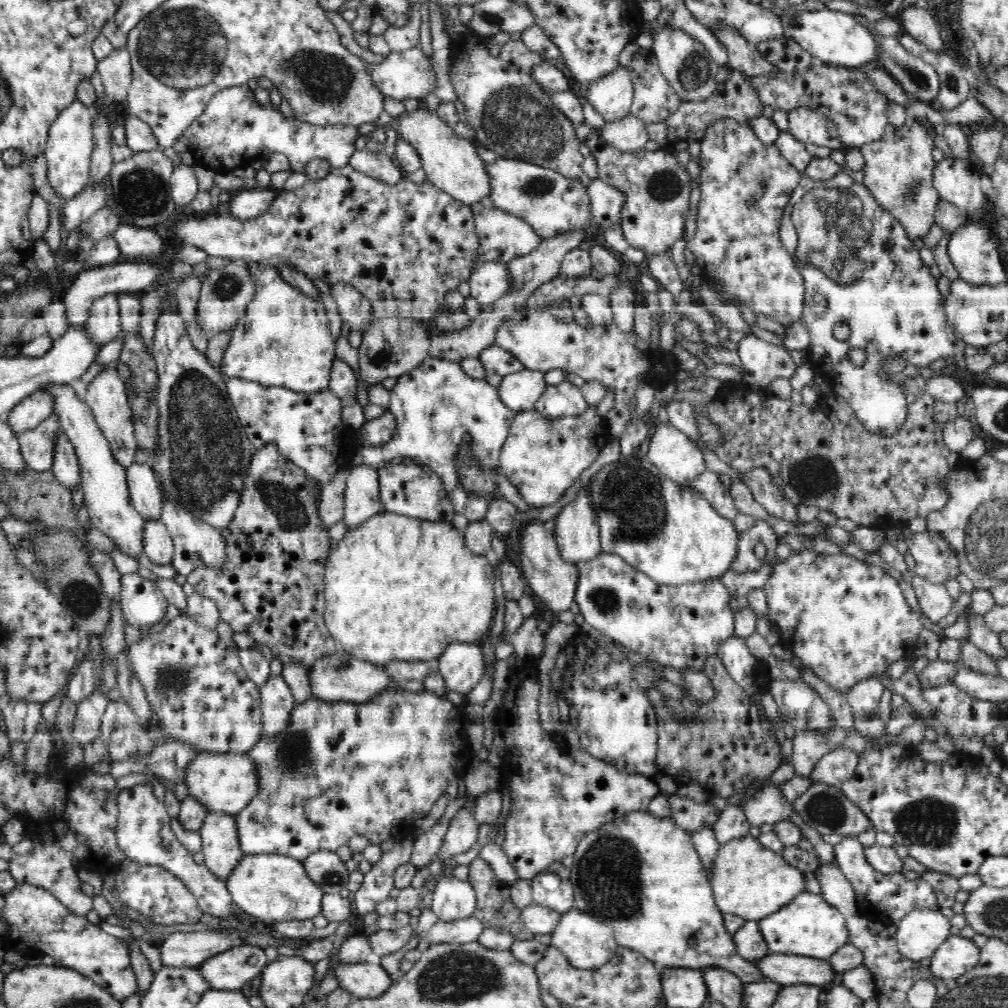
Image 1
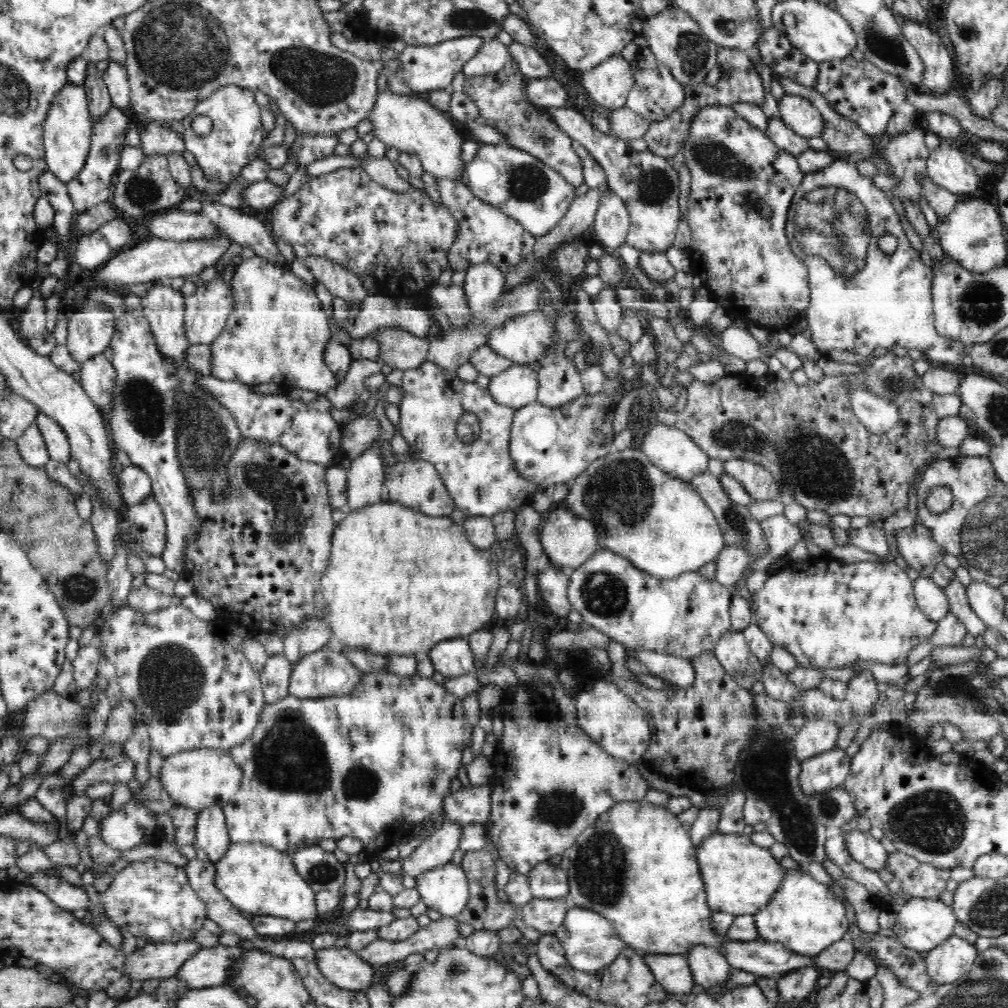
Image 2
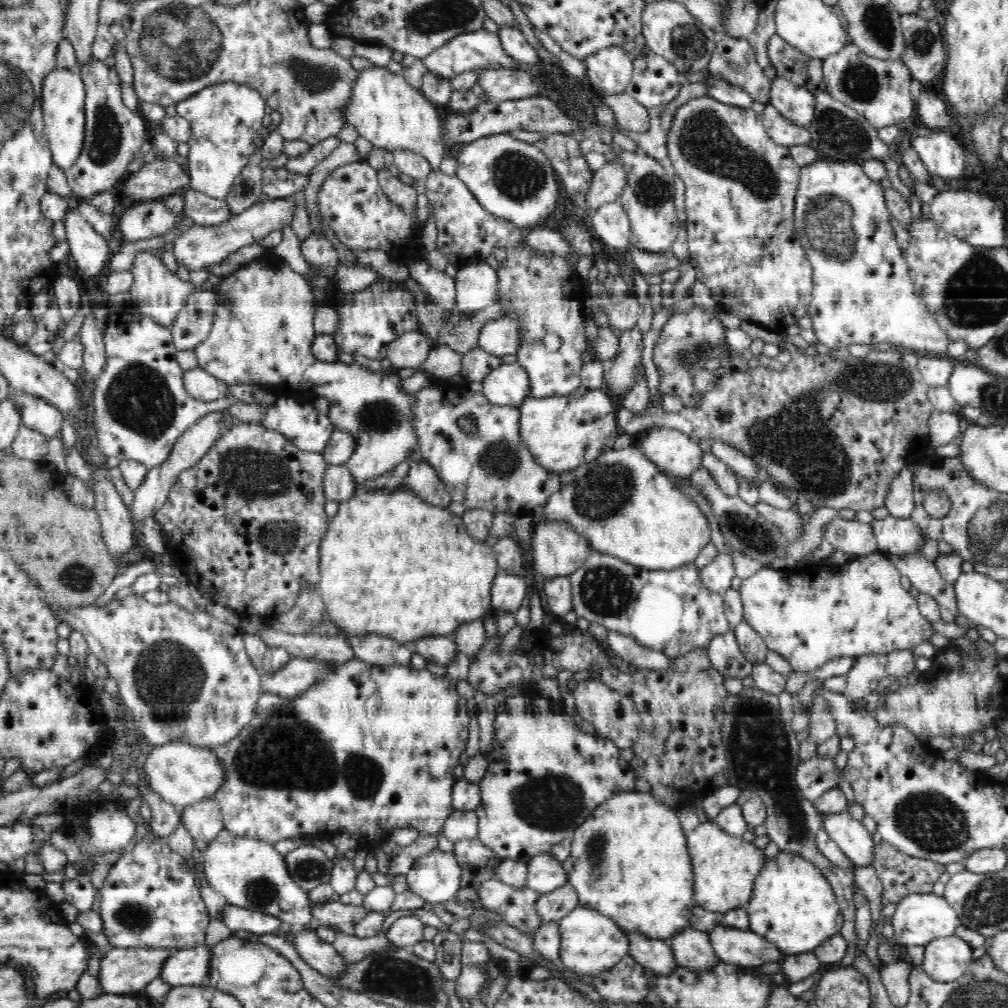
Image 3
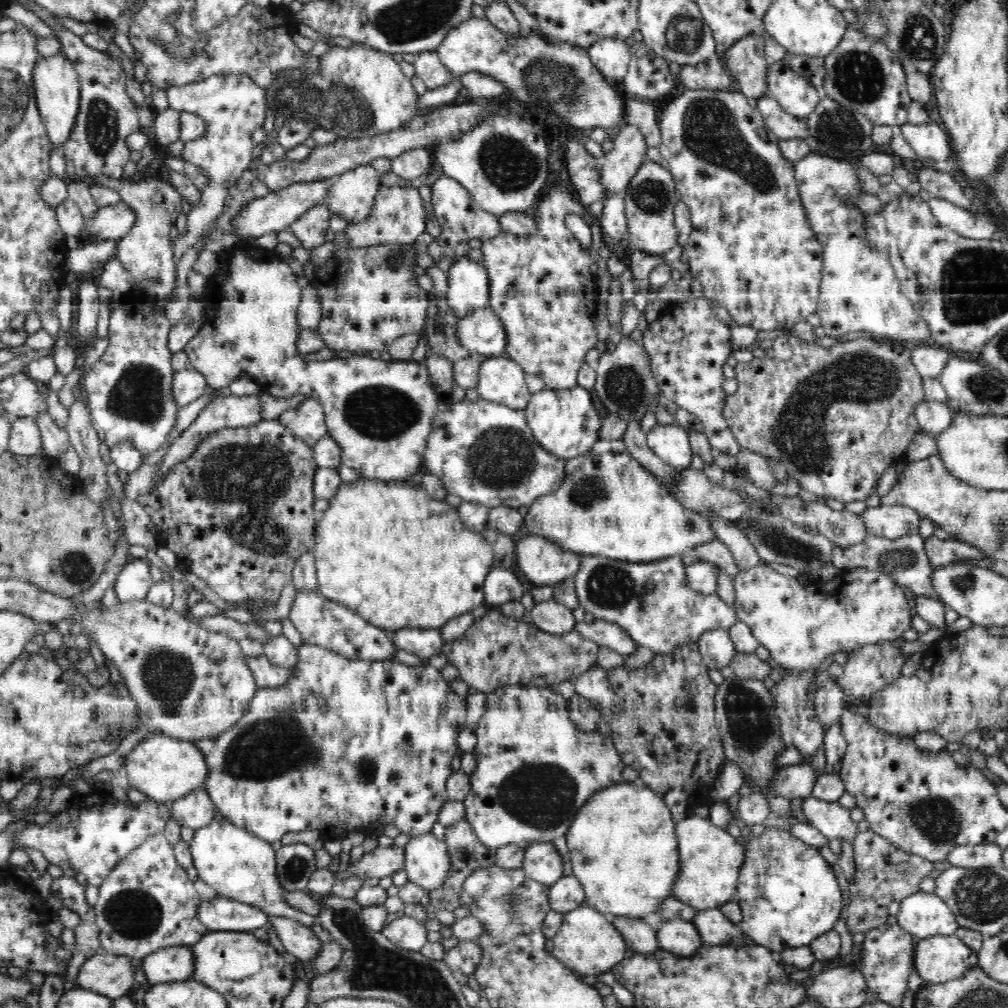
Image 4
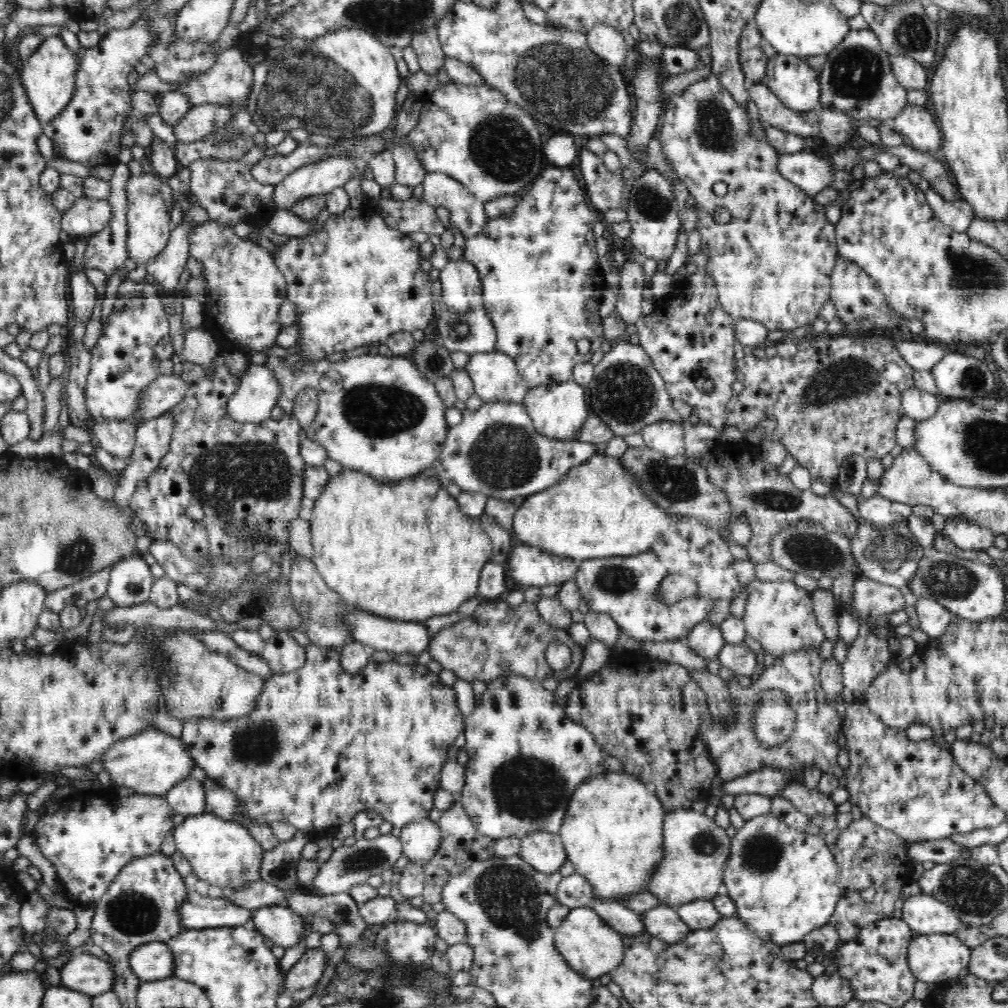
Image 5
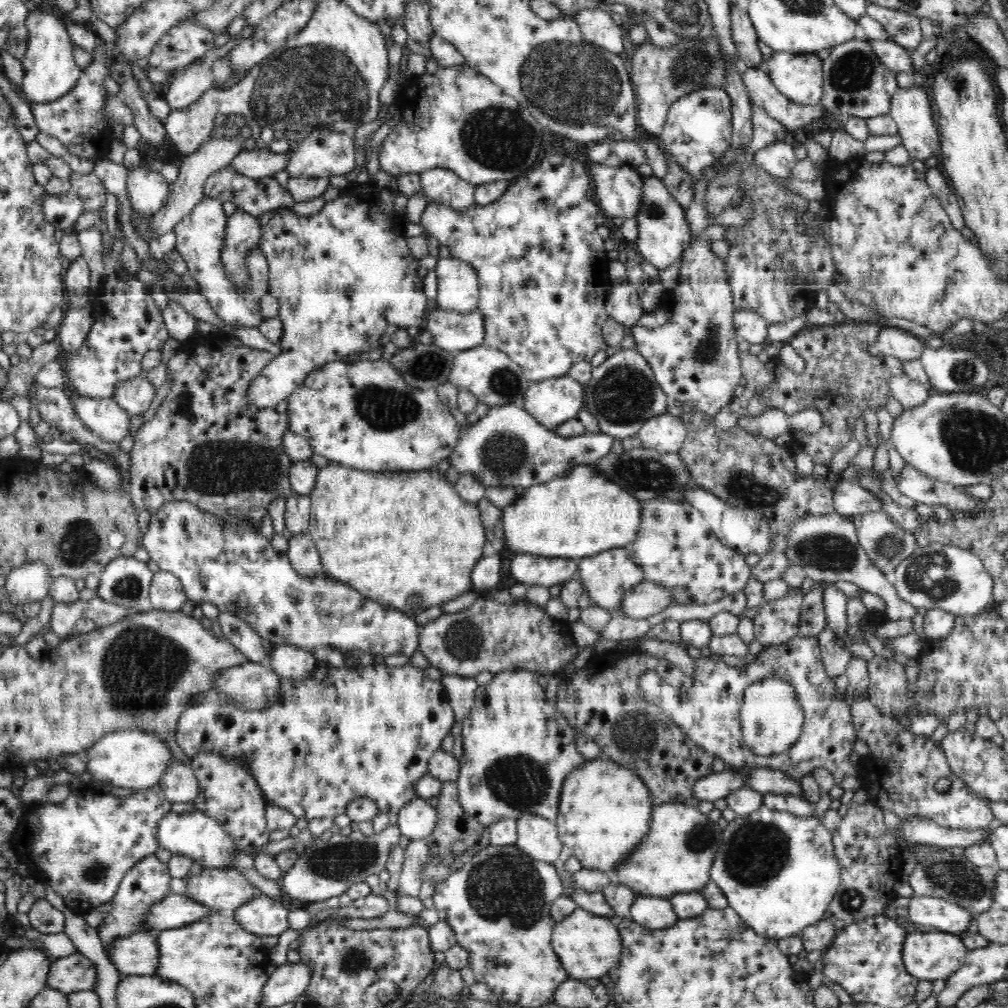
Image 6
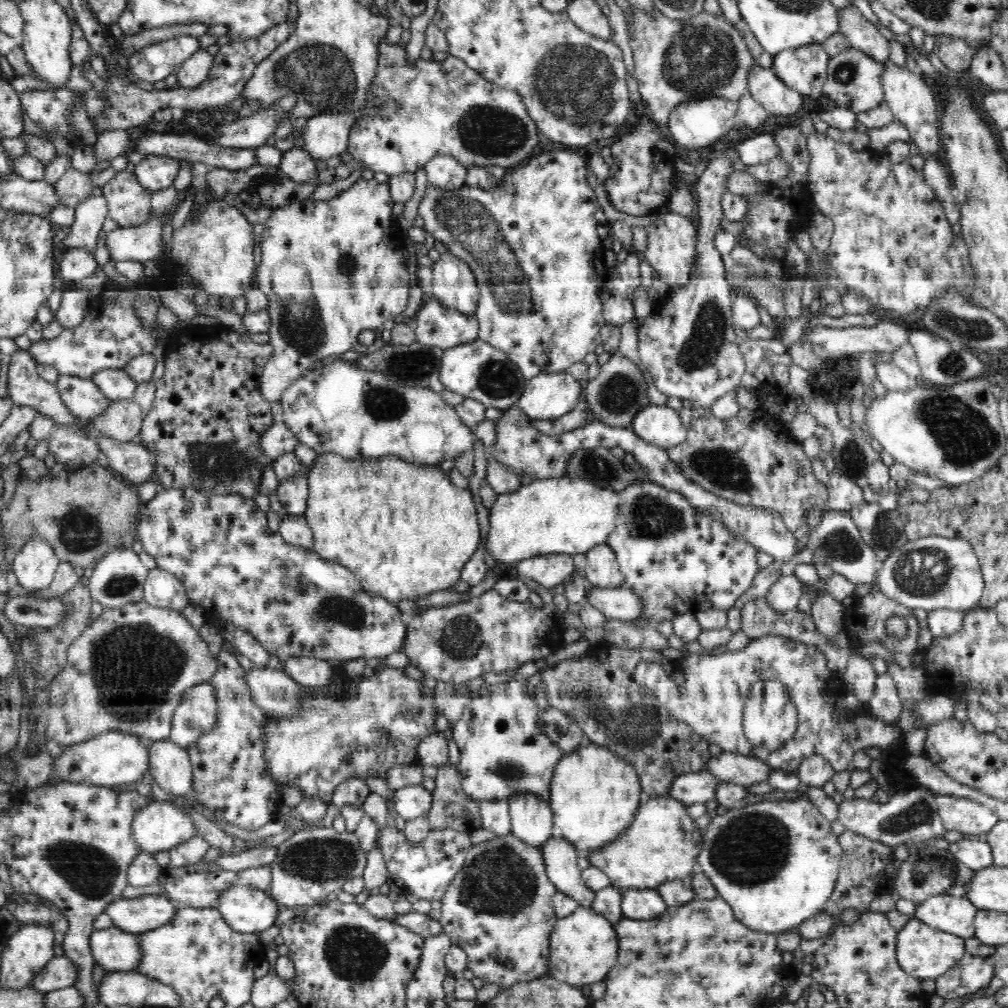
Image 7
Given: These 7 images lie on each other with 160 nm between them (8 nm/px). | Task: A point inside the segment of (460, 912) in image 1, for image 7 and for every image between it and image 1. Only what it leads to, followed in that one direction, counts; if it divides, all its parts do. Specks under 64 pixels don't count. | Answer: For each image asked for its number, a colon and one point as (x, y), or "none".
2: (444, 888)
3: (435, 877)
4: (427, 860)
5: (420, 839)
6: (416, 820)
7: (410, 802)

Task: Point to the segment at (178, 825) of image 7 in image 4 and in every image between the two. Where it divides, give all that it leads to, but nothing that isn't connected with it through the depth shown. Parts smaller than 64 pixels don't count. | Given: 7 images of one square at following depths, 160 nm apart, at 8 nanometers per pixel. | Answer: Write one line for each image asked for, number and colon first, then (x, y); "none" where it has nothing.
4: (237, 865)
5: (222, 852)
6: (196, 835)

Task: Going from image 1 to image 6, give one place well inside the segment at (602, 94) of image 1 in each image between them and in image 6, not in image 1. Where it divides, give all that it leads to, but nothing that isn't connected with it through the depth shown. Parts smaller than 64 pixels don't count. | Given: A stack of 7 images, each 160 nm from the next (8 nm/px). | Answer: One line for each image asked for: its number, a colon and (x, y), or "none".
2: (608, 84)
3: (610, 70)
4: (611, 56)
5: (605, 41)
6: (597, 26)

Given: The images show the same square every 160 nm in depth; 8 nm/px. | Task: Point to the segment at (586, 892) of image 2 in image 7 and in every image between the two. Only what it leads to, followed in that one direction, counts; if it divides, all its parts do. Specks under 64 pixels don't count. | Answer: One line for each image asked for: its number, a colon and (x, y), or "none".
3: (631, 863)
4: (622, 844)
5: (612, 833)
6: (605, 810)
7: (594, 796)

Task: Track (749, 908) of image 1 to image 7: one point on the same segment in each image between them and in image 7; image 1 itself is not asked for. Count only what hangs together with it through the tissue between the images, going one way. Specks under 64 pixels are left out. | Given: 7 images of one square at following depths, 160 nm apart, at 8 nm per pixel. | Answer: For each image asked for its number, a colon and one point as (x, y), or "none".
2: (740, 877)
3: (725, 866)
4: (710, 858)
5: (695, 849)
6: (675, 857)
7: (662, 844)

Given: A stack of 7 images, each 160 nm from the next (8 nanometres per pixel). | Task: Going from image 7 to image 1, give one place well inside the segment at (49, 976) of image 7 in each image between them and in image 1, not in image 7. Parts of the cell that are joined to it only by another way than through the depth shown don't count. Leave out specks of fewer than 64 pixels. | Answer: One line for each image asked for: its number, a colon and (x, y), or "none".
1: (181, 949)
2: (160, 960)
3: (122, 971)
4: (107, 974)
5: (86, 973)
6: (73, 973)

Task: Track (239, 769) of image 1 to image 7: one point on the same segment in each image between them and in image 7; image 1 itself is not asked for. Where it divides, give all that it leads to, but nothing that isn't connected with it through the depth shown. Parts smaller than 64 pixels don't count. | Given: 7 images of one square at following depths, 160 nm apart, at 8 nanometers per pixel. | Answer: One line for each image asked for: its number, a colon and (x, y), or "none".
2: (201, 778)
3: (182, 774)
4: (165, 769)
5: (152, 762)
6: (134, 759)
7: (113, 758)

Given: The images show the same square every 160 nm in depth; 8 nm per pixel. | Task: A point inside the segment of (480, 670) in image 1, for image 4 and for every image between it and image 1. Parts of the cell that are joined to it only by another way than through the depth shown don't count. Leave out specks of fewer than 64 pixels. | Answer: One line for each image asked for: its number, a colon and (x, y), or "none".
2: (453, 657)
3: (441, 649)
4: (423, 643)

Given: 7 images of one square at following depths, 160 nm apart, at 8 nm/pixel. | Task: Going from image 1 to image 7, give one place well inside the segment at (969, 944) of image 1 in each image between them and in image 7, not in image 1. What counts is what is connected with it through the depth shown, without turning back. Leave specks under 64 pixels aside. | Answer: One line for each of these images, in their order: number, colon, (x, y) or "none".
2: (947, 962)
3: (945, 959)
4: (937, 959)
5: (935, 958)
6: (929, 955)
7: (926, 953)

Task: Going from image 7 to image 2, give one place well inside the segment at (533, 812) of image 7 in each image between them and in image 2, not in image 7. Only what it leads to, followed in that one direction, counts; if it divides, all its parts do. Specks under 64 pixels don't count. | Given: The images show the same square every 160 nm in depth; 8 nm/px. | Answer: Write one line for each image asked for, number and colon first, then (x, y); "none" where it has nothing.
2: (547, 881)
3: (544, 873)
4: (543, 862)
5: (543, 850)
6: (539, 838)

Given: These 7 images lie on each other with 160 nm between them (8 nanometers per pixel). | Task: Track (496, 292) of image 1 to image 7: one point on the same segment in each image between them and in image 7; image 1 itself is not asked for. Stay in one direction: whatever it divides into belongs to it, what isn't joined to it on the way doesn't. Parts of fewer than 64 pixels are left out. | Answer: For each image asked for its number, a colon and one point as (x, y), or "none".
2: (484, 283)
3: (476, 285)
4: (468, 282)
5: (461, 288)
6: (458, 288)
7: (454, 284)

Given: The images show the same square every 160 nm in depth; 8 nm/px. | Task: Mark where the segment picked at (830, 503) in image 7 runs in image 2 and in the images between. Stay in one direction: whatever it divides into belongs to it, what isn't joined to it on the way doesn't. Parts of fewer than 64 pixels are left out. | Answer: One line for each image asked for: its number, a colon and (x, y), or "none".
2: (916, 544)
3: (895, 536)
4: (891, 522)
5: (878, 510)
6: (850, 499)

